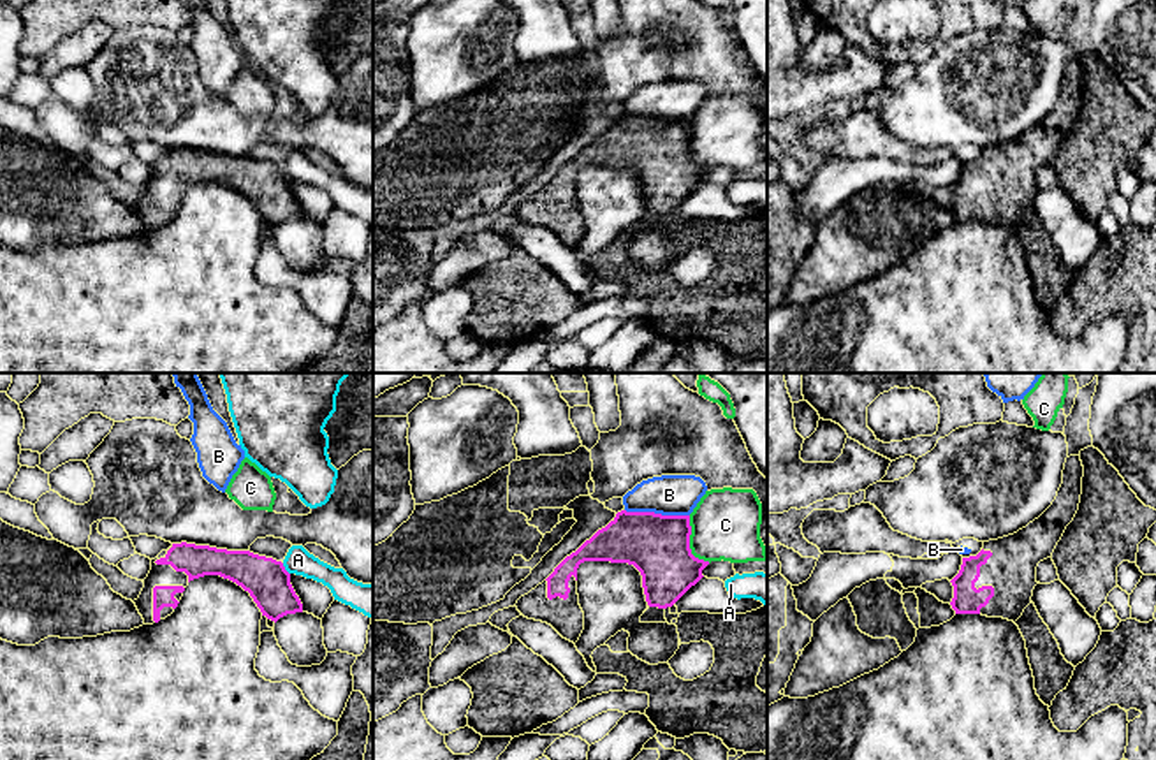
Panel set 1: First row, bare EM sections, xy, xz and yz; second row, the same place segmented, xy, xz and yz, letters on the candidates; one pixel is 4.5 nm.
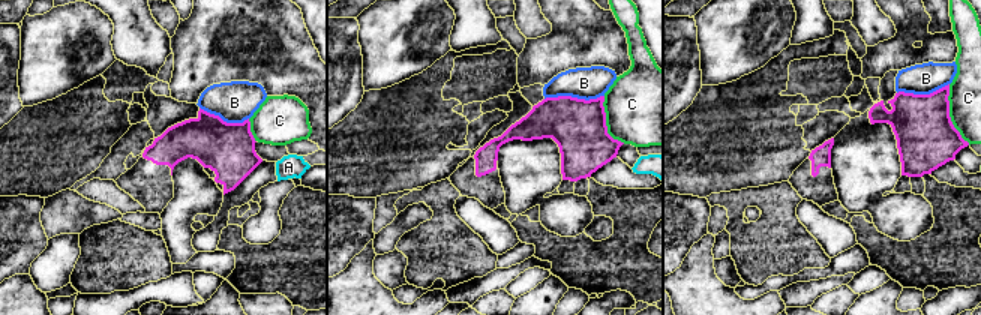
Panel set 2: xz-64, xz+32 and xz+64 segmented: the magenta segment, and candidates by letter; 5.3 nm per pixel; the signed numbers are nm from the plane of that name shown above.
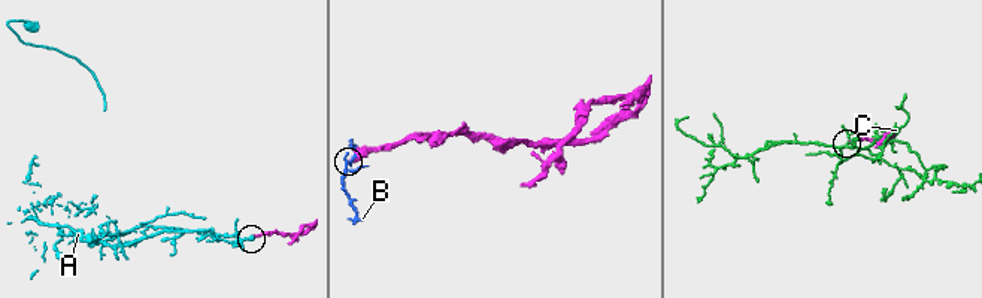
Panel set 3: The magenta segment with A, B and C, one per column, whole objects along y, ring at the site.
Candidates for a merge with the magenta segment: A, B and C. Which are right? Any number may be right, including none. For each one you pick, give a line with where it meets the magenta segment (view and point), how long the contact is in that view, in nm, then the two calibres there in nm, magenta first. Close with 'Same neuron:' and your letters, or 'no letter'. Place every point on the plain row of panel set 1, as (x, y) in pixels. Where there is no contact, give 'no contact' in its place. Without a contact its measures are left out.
Same neuron: no letter

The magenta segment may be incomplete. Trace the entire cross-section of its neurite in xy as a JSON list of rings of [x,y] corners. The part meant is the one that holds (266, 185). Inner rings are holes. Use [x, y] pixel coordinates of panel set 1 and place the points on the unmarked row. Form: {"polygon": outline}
{"polygon": [[[172,150],[151,165],[144,194],[134,206],[144,230],[158,229],[174,218],[190,186],[220,181],[250,199],[262,222],[278,227],[303,218],[282,167],[250,157],[227,157],[209,151]]]}

